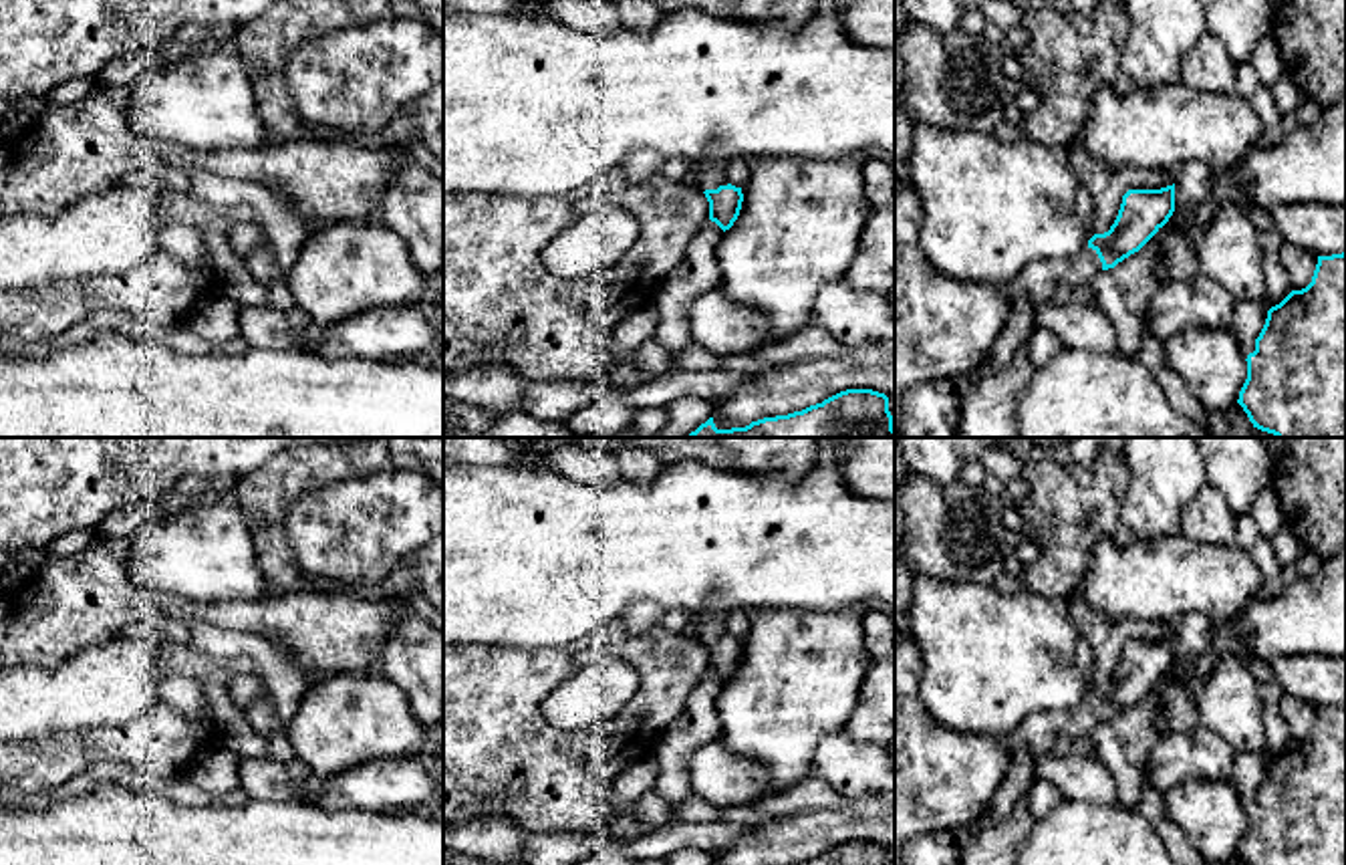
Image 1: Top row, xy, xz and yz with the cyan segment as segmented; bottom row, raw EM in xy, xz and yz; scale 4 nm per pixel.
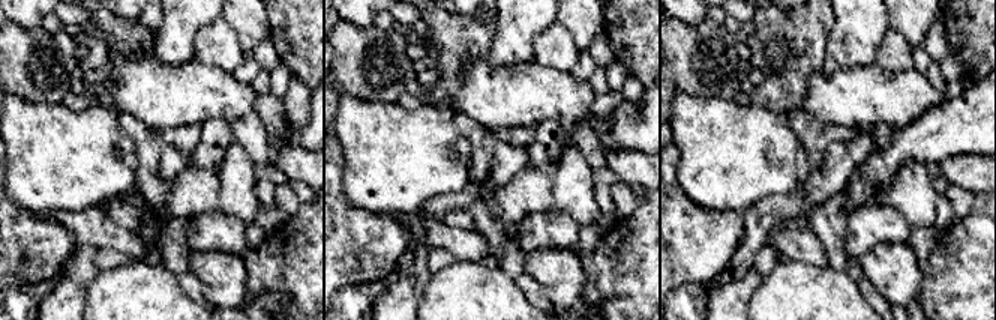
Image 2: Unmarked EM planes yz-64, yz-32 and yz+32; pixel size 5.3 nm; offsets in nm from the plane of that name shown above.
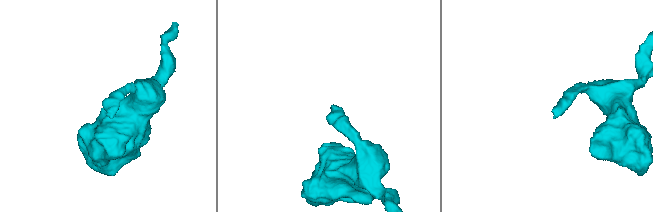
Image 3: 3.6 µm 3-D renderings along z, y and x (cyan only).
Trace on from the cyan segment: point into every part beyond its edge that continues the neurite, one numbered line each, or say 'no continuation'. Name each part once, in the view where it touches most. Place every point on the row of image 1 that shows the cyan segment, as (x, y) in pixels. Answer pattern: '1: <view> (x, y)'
1: yz (1040, 281)

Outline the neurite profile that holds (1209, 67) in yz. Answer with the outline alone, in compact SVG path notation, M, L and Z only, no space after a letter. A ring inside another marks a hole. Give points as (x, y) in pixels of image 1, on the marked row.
M1203 32L1181 63L1181 81L1195 91L1233 93L1235 60L1223 42Z

